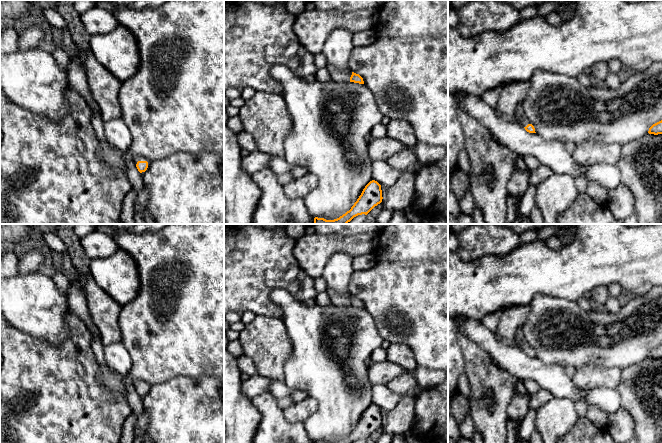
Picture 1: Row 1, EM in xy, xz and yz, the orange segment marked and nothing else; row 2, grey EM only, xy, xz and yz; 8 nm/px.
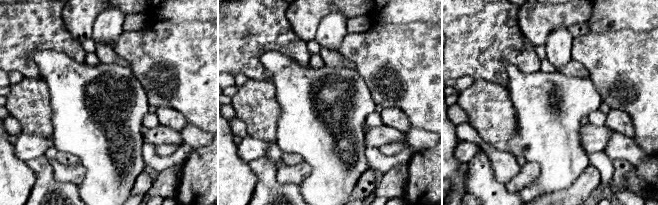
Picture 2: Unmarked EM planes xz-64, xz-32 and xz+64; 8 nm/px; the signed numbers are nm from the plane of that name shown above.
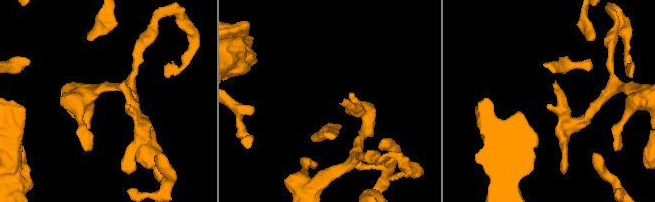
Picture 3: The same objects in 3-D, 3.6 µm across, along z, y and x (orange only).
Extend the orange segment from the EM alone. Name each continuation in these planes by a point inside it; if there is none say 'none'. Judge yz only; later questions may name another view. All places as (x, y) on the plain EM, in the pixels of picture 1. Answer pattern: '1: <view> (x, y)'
1: yz (521, 342)

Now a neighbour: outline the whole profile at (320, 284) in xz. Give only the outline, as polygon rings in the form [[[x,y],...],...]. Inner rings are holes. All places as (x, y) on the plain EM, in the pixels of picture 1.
[[[323,277],[314,279],[314,286],[318,292],[327,291],[328,285]]]

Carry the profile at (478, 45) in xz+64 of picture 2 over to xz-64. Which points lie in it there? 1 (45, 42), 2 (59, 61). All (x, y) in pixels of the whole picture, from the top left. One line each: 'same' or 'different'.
1: same
2: different

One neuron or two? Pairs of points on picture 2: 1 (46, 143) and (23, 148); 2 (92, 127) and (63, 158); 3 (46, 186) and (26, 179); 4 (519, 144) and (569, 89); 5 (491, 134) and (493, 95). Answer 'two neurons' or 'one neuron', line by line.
1: one neuron
2: two neurons
3: two neurons
4: one neuron
5: one neuron

